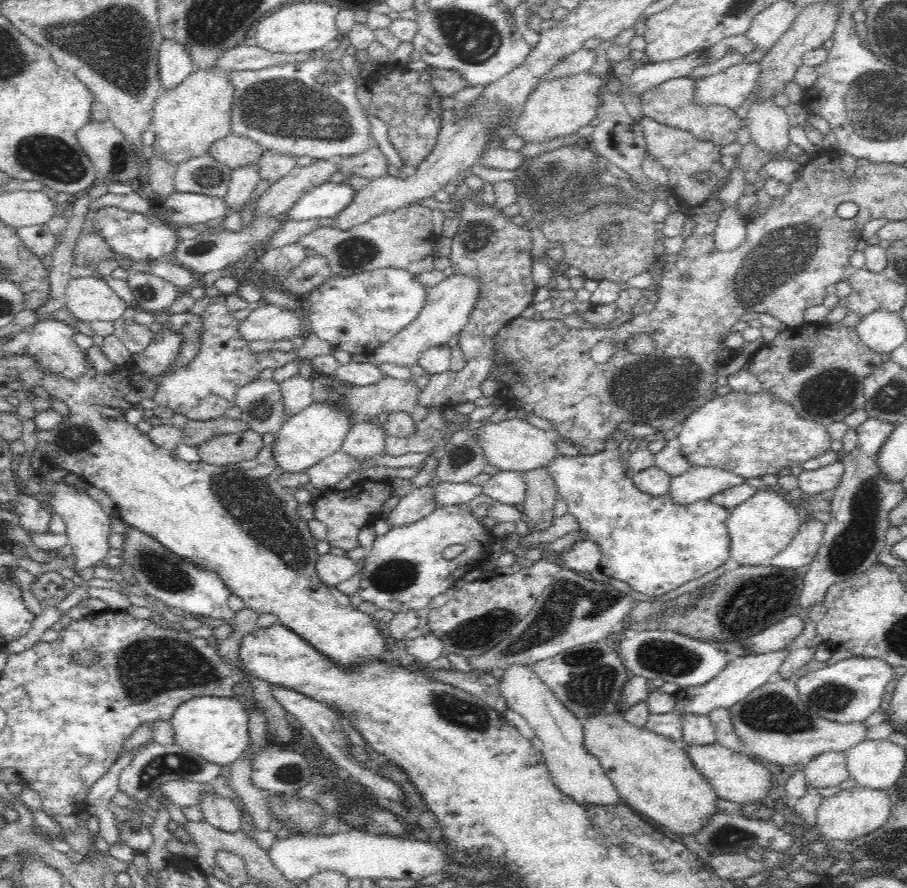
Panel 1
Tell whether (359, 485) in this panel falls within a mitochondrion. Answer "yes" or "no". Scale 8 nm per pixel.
no

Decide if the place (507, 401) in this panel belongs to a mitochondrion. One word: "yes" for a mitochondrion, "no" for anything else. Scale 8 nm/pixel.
no

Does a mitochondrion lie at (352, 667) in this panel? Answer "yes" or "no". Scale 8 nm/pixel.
no

